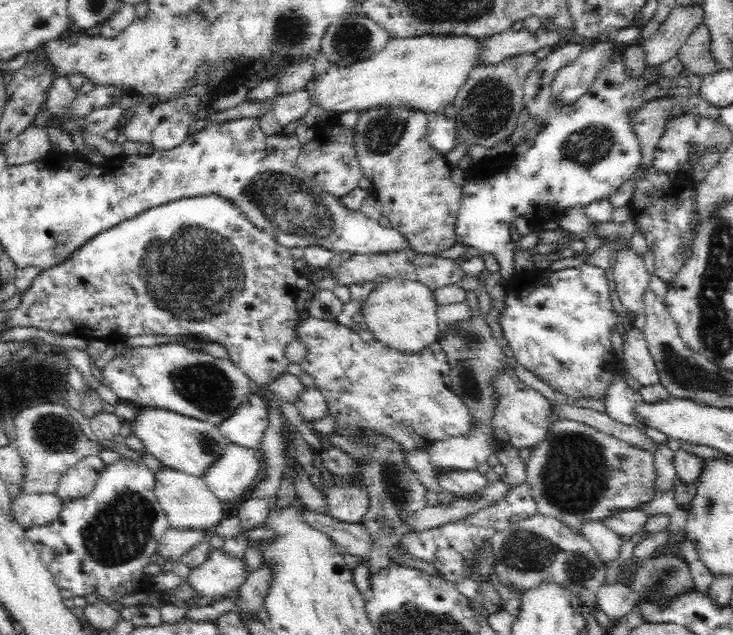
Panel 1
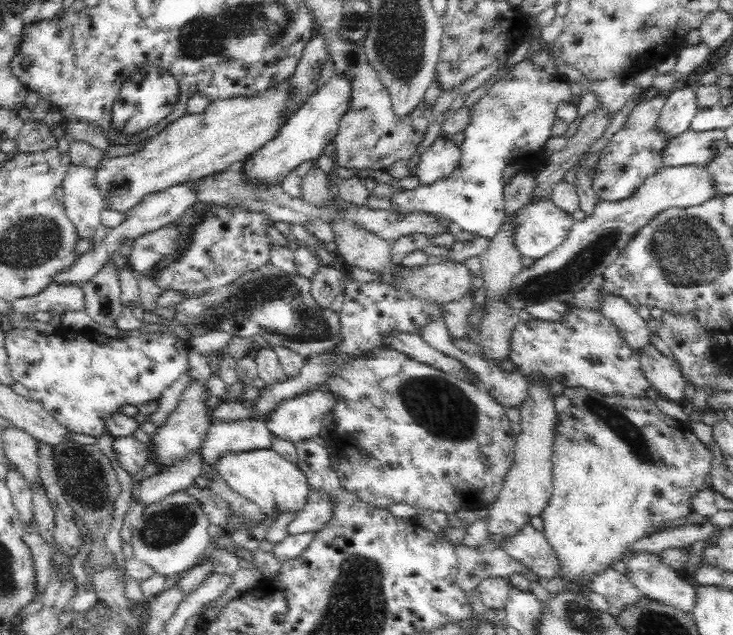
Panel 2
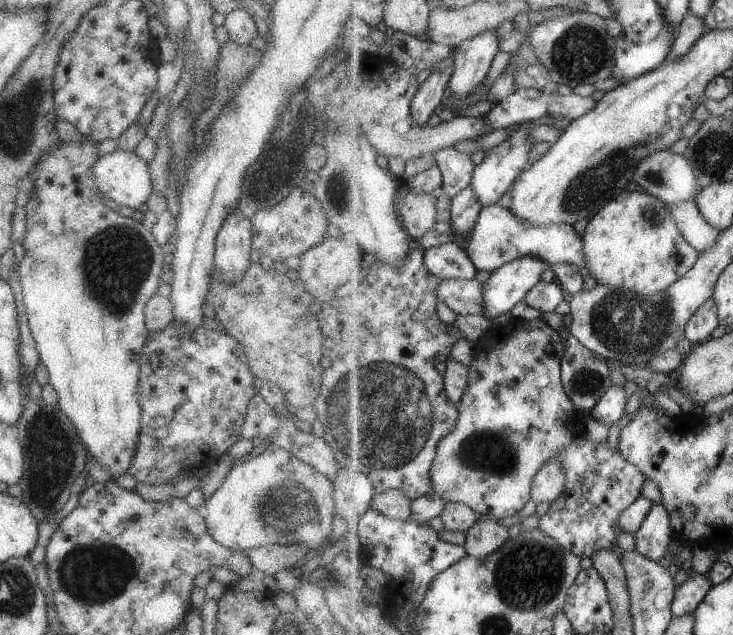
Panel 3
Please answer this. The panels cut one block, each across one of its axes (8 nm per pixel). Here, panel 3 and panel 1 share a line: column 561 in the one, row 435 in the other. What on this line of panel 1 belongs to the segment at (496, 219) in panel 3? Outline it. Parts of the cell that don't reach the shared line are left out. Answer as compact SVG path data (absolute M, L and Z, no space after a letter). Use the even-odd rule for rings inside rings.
M255 391L232 416L220 422L220 433L231 443L260 449L264 432L269 426L269 410L266 400Z

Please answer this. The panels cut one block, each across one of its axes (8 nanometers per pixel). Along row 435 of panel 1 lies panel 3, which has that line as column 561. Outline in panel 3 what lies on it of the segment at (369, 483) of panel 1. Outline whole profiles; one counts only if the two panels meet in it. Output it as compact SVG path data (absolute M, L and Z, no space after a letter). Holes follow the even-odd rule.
M560 328L559 332L565 342L566 351L562 363L562 380L565 391L578 410L590 413L614 384L611 368L608 367L609 360L600 359L599 355L586 348L579 338L571 335L568 329Z

